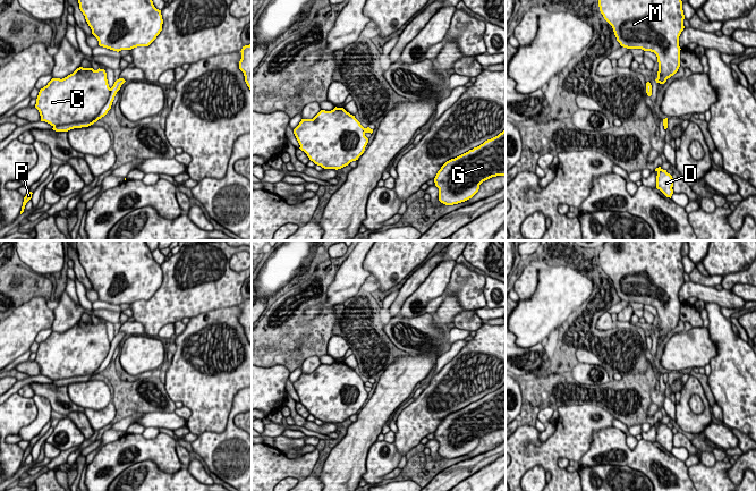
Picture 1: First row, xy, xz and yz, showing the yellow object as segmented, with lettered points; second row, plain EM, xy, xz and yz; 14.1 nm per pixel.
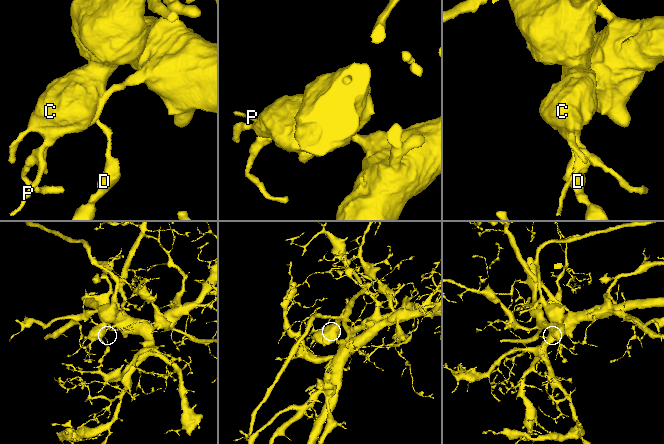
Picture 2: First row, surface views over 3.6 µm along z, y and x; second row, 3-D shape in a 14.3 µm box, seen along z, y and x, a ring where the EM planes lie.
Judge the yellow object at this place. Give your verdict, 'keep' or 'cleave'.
cleave

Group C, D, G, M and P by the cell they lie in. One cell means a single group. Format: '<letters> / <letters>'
C D M P / G

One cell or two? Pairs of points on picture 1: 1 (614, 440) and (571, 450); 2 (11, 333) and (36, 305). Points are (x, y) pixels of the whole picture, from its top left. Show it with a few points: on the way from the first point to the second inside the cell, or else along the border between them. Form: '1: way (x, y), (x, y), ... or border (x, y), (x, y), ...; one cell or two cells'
1: border (609, 426), (593, 433), (588, 450), (576, 463); two cells
2: way (18, 327), (33, 312); one cell

